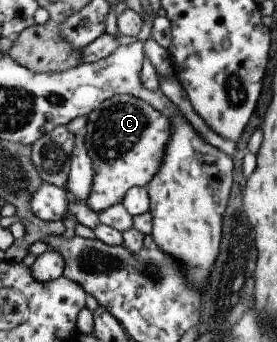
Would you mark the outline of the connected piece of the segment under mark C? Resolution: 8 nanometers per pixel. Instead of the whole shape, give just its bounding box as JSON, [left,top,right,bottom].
[83,95,172,215]

